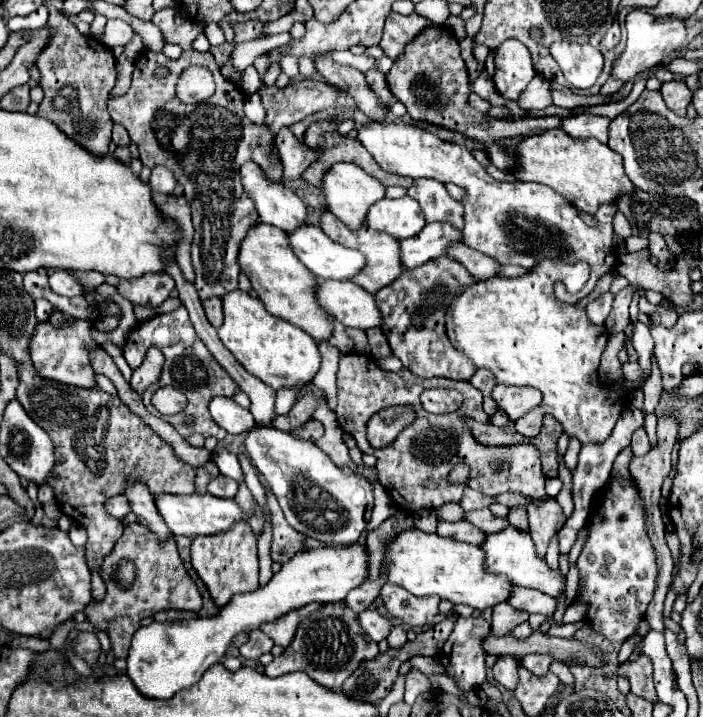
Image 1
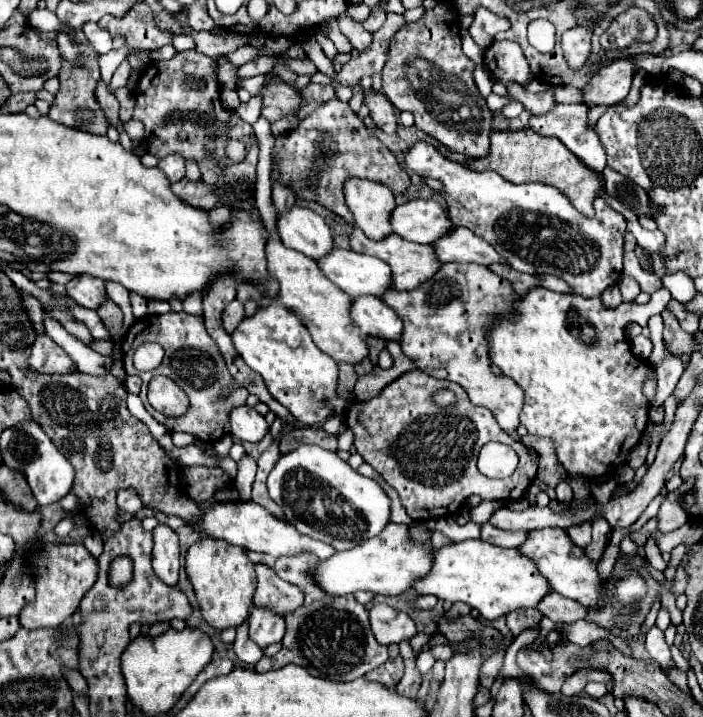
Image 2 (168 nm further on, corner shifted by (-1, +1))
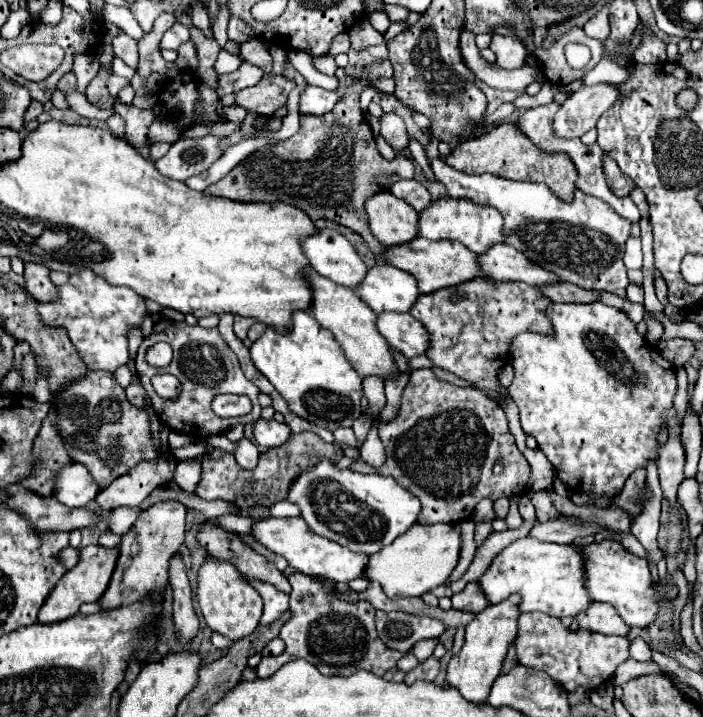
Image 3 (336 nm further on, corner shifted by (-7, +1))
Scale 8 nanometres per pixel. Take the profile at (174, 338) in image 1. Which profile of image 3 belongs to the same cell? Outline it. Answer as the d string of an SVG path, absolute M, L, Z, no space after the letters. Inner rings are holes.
M160 319L158 323L154 323L154 329L150 333L150 337L146 337L138 349L138 355L136 355L136 371L138 371L138 377L152 401L152 407L156 411L156 415L160 417L160 421L170 427L172 431L178 431L178 433L190 433L198 439L206 439L206 437L212 437L212 435L220 435L224 431L228 431L232 425L236 423L250 423L254 419L260 417L260 405L258 405L258 387L252 385L240 365L238 365L238 359L236 355L230 351L230 347L224 343L224 339L220 337L218 329L204 329L200 325L188 325L186 321L168 321L168 319ZM158 341L166 341L170 343L172 351L174 351L174 359L168 367L164 369L156 369L156 367L150 367L146 361L144 361L144 353L146 349L152 345L152 343L158 343ZM156 373L170 373L174 377L180 379L182 383L182 393L178 397L178 401L164 401L162 397L156 395L156 391L152 389L150 385L150 379L156 375ZM220 393L240 393L240 395L248 395L250 401L252 401L252 411L248 415L242 415L242 417L232 417L232 419L222 419L222 417L216 417L212 413L212 399Z

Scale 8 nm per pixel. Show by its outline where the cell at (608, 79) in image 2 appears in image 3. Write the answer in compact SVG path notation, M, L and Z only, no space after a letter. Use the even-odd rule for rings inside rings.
M596 83L574 91L554 117L554 131L560 137L582 137L620 99L620 89L612 83Z

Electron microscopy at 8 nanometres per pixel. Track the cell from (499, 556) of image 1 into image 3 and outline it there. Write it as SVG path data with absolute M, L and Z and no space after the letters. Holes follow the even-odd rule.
M600 541L592 545L574 545L576 551L580 551L584 561L584 585L588 595L594 601L610 603L618 615L628 625L636 627L648 627L656 619L658 603L656 603L656 589L654 581L648 569L648 561L632 555L616 541Z

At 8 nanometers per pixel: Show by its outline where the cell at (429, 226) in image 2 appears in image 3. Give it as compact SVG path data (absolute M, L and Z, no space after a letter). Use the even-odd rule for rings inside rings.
M442 197L432 201L418 213L418 235L424 239L454 239L464 243L470 251L482 253L494 243L502 243L502 215L492 207L476 207L468 199Z

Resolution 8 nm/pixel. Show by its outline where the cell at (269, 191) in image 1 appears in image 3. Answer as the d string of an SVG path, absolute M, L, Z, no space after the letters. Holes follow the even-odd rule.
M328 227L326 229L316 229L316 233L310 235L310 237L304 237L300 241L300 245L302 245L302 251L308 257L310 265L320 275L324 275L324 277L328 277L328 279L332 279L332 281L336 281L344 287L354 289L366 275L366 265L362 263L360 255L354 251L350 241L342 233L338 233L336 229L328 229Z

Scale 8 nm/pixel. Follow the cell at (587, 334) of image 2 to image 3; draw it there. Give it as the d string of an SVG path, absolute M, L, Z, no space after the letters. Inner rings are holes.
M600 301L596 303L550 303L548 305L548 311L546 311L548 319L552 321L552 327L554 327L554 333L548 333L548 335L542 335L542 333L520 333L516 337L516 341L510 343L510 357L512 357L512 367L514 367L514 381L512 385L508 387L510 391L510 397L512 401L518 405L520 409L520 421L522 421L522 429L526 435L534 435L536 441L538 441L538 447L544 451L544 455L550 459L550 463L554 465L556 469L556 475L560 481L564 481L568 485L568 489L572 491L580 491L580 493L594 493L594 495L608 495L608 497L614 497L622 491L626 479L630 477L630 473L638 467L646 467L646 461L648 459L656 459L658 463L658 473L660 473L660 485L662 485L662 491L666 495L666 499L670 501L670 521L664 529L660 529L658 533L658 545L662 551L668 551L668 553L676 553L680 549L680 541L682 541L682 525L680 525L680 519L674 515L674 501L676 501L676 489L678 485L682 483L684 479L684 449L680 445L680 427L678 427L678 419L676 419L676 413L674 413L674 405L672 405L672 399L674 399L674 393L676 393L676 371L674 371L674 365L668 363L636 329L634 329L634 323L632 319L628 319L628 315L616 307L610 307L610 305L604 305ZM662 417L666 417L668 421L668 427L670 427L670 439L668 443L664 445L664 449L656 449L656 433L660 429L660 423L662 423Z

